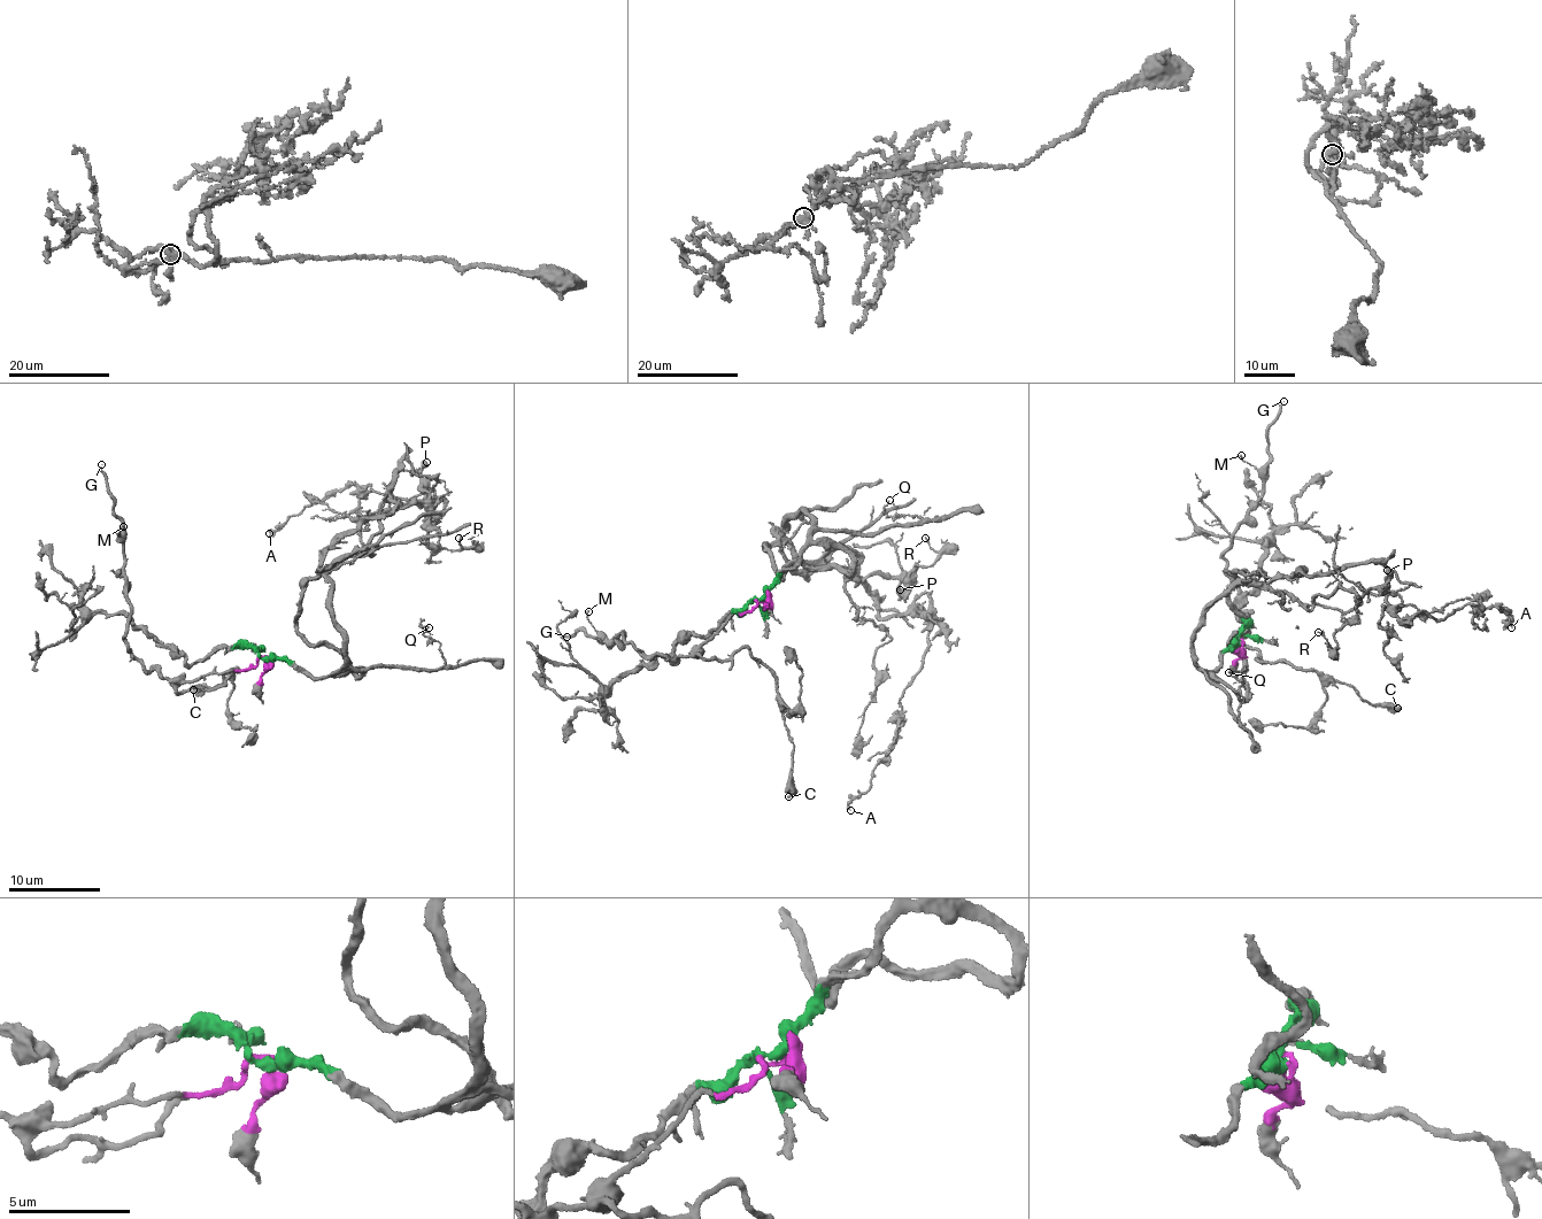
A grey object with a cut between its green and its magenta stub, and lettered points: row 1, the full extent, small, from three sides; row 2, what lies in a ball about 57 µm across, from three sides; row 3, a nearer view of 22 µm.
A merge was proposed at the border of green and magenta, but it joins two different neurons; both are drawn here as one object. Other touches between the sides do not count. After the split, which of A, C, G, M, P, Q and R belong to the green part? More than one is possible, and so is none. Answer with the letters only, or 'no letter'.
A, P, Q, R

